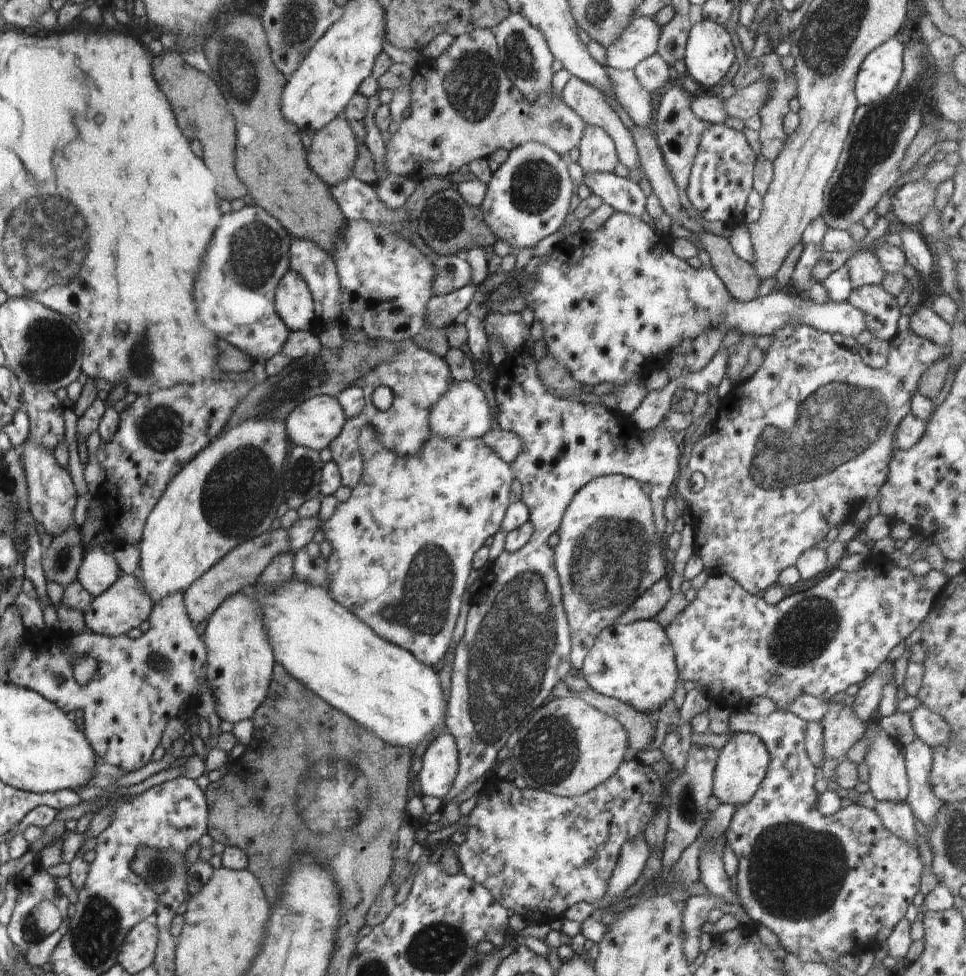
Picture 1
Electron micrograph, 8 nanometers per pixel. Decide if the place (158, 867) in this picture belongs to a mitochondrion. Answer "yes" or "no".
yes

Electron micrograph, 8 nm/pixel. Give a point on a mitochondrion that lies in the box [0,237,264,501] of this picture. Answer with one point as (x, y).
(49, 349)

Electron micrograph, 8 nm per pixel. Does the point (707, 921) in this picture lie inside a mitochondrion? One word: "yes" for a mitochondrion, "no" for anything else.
no

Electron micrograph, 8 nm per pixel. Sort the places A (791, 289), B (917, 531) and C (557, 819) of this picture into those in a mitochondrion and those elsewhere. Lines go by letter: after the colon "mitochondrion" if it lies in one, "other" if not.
A: other
B: other
C: other

